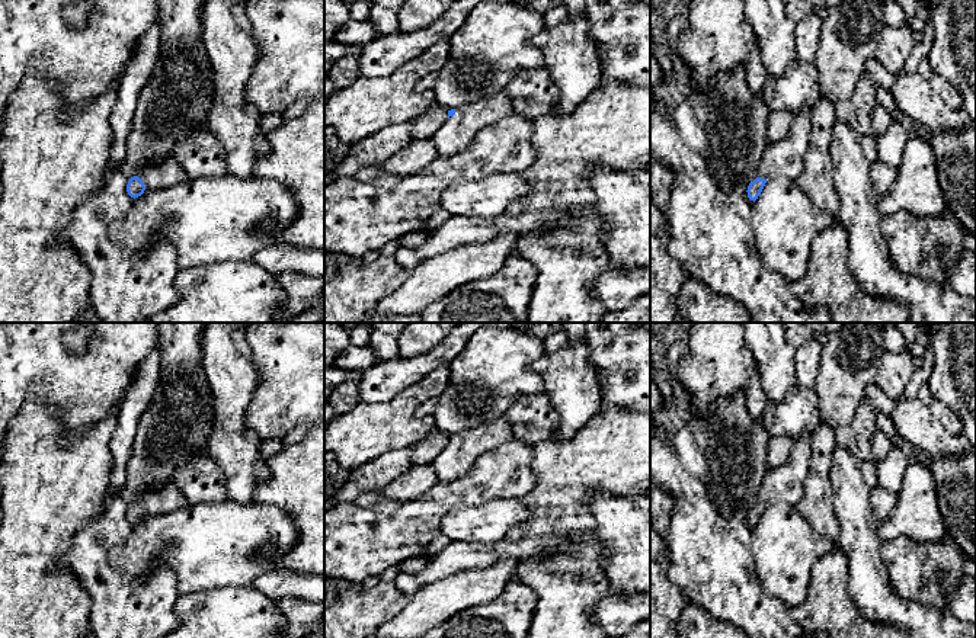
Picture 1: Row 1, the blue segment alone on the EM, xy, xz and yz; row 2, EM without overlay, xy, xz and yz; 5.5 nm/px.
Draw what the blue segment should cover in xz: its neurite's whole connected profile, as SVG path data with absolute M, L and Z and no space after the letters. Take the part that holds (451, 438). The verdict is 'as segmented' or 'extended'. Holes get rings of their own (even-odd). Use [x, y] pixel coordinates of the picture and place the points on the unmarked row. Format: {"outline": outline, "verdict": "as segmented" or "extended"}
{"outline": "M502 416L492 423L448 436L447 448L432 462L439 481L454 481L473 468L480 456L513 439L509 420Z", "verdict": "extended"}

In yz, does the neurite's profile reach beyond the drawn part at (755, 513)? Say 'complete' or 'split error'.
split error

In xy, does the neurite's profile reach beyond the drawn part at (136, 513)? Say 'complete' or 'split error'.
split error

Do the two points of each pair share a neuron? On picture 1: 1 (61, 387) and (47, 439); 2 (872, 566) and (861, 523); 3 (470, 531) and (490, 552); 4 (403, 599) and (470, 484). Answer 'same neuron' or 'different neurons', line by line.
1: different neurons
2: same neuron
3: different neurons
4: different neurons

